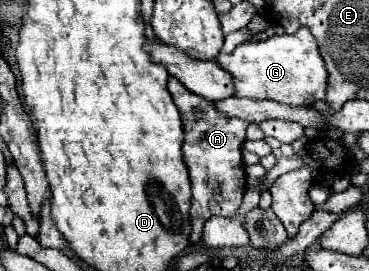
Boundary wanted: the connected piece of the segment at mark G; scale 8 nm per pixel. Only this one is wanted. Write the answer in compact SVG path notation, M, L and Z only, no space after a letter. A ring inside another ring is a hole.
M298 29L294 35L274 35L266 41L246 41L242 45L238 45L232 53L220 53L214 59L224 71L228 71L234 79L234 97L248 97L248 99L272 99L290 107L304 107L304 105L312 105L312 101L316 99L324 99L326 97L326 85L328 85L328 77L326 77L326 67L324 61L318 53L318 43L314 41L312 33L308 29Z

